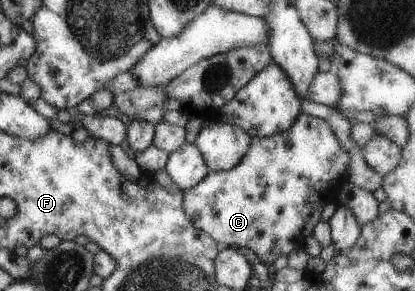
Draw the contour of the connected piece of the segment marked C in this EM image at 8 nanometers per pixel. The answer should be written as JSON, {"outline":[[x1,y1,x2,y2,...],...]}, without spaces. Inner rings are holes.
{"outline":[[299,113,299,116,295,119,295,122,291,124,291,128,279,132,279,134,273,134,273,136,254,136,250,137,245,154,240,158,240,161,226,171,209,171,195,186,192,186,189,190,182,192,182,205,187,218,191,220,191,224,199,230,202,230,205,234,208,234,217,244,223,244,225,247,237,246,237,248,247,248,251,250,261,263,266,266,270,265,278,256,285,256,289,254,291,250,295,250,298,246,301,247,303,240,307,236,311,235,313,228,317,221,319,221,319,212,325,204,331,202,335,203,333,196,338,190,340,183,345,180,345,170,347,170,347,160,349,160,349,152,343,147,339,146,335,134,331,131,331,128,325,123,325,120,321,120,317,117,313,117,304,113]]}

